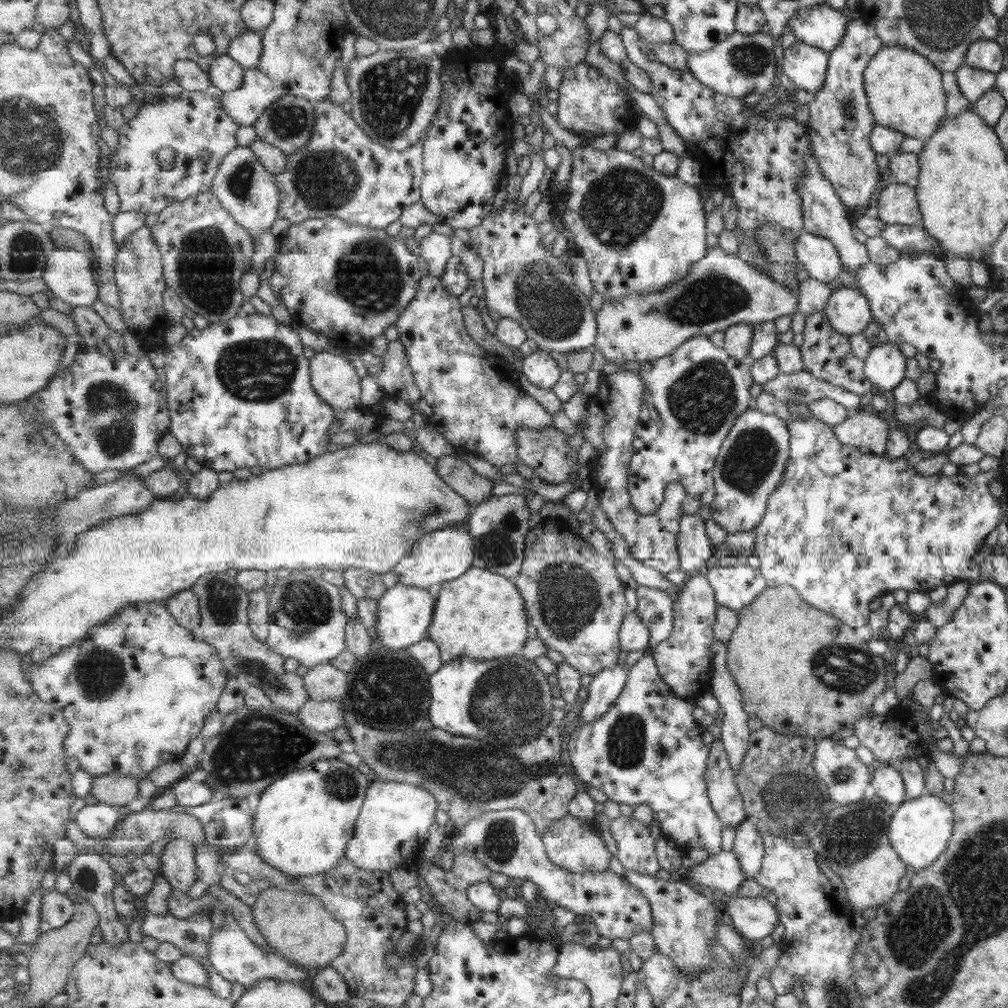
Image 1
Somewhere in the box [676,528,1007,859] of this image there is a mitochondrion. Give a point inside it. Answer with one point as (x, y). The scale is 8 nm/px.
(793, 804)

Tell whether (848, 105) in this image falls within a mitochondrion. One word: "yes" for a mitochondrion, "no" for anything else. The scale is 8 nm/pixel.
yes

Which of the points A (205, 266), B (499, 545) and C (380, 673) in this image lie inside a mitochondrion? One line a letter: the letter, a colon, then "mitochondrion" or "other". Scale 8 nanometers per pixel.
A: mitochondrion
B: mitochondrion
C: mitochondrion

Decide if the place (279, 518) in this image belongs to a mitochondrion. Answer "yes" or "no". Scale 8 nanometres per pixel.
no

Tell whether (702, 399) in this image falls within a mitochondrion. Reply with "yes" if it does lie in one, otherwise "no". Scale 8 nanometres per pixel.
yes

